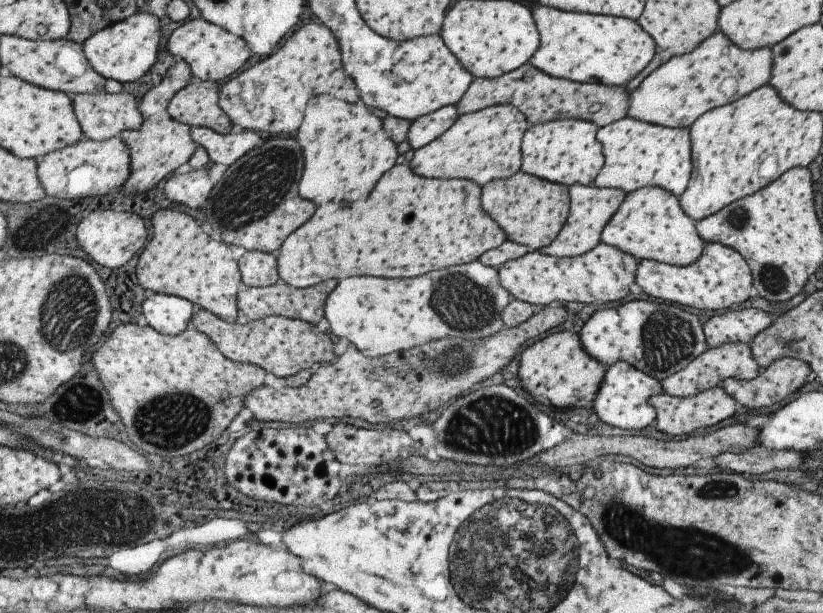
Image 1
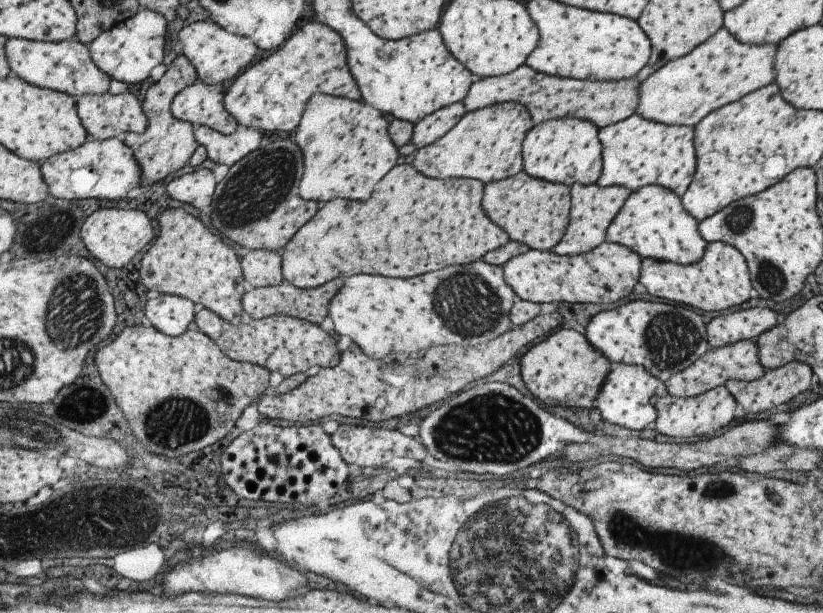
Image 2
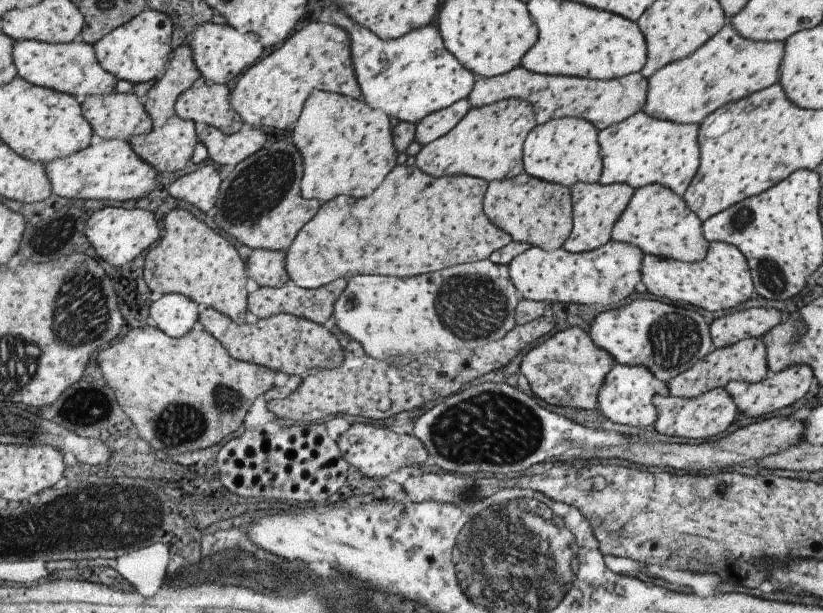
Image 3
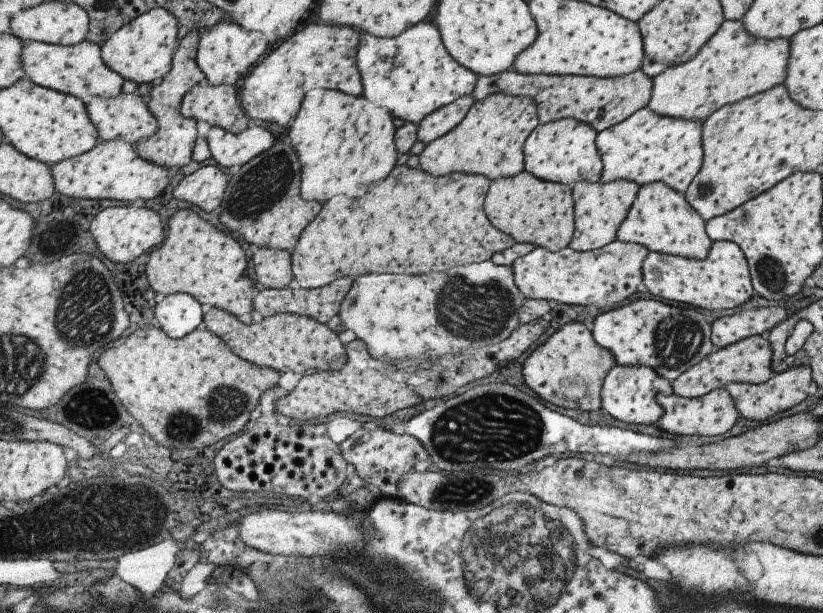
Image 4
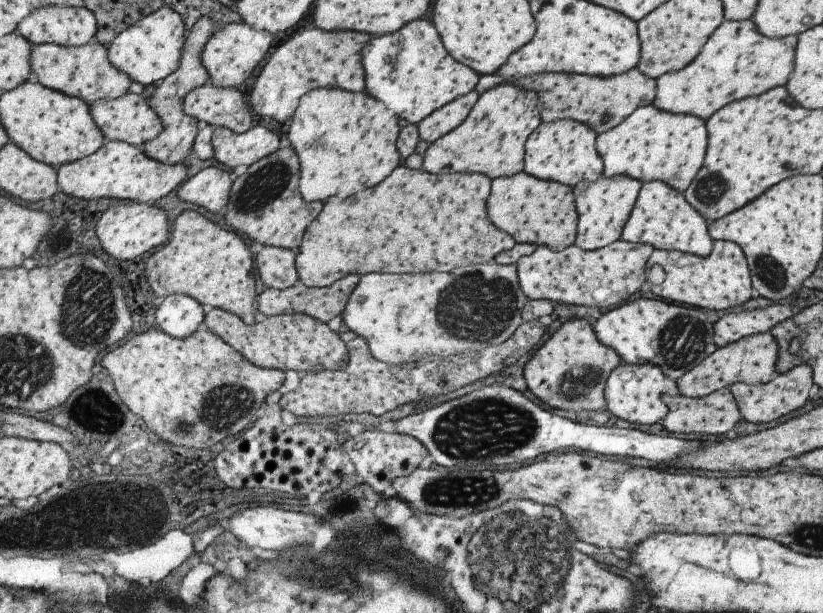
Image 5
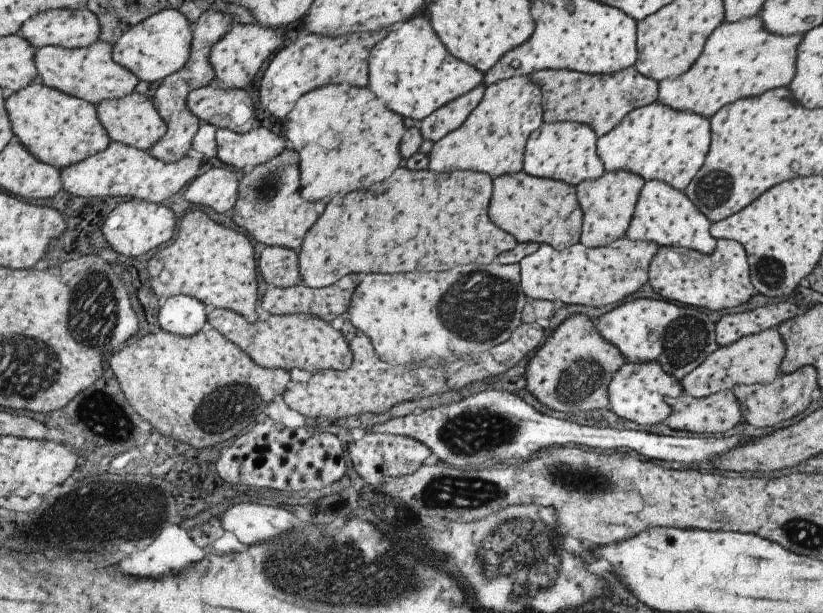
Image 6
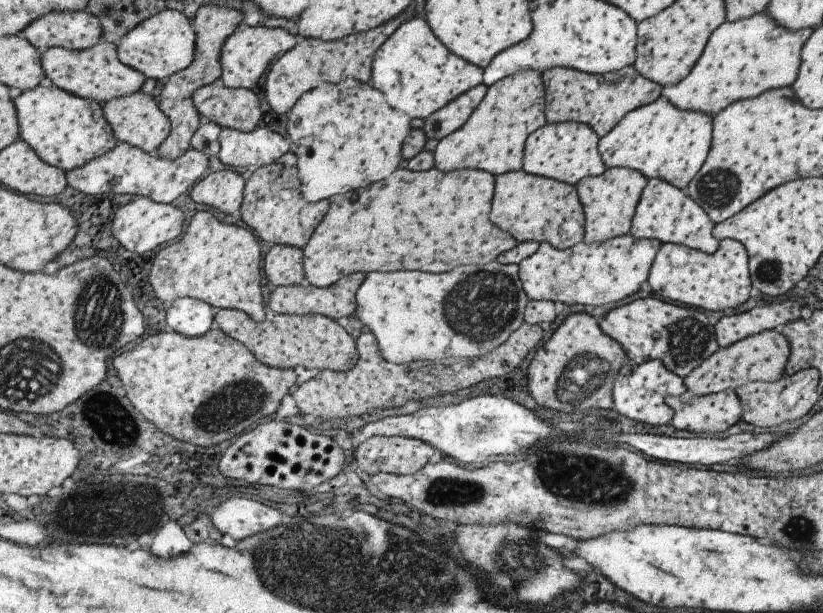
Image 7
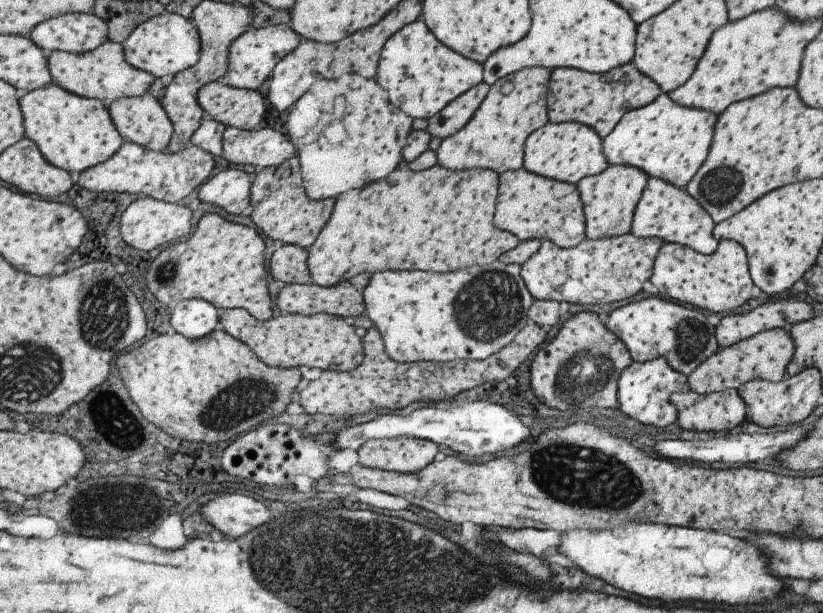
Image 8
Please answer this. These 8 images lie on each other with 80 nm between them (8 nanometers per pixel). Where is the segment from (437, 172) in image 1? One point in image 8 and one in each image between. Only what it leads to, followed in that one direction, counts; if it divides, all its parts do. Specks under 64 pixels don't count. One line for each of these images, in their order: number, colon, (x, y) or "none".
2: (485, 144)
3: (487, 142)
4: (488, 141)
5: (490, 141)
6: (491, 140)
7: (492, 139)
8: (493, 139)

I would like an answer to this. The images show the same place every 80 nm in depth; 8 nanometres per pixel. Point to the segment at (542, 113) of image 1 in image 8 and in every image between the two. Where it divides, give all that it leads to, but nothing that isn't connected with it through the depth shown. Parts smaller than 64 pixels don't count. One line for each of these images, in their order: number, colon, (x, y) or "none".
2: (602, 103)
3: (602, 103)
4: (600, 102)
5: (601, 103)
6: (600, 101)
7: (599, 101)
8: (599, 101)

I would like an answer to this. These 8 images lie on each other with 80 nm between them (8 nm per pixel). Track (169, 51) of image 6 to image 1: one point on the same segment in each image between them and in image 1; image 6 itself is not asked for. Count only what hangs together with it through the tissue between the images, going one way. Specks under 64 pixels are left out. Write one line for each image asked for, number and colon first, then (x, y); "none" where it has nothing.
1: (126, 51)
2: (128, 52)
3: (136, 52)
4: (142, 51)
5: (148, 51)

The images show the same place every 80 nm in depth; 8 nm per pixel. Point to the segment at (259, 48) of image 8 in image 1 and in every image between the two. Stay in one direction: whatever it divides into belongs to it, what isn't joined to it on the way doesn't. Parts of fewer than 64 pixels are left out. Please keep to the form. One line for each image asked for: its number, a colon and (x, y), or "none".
1: (213, 54)
2: (217, 55)
3: (220, 53)
4: (225, 53)
5: (233, 51)
6: (236, 57)
7: (244, 55)

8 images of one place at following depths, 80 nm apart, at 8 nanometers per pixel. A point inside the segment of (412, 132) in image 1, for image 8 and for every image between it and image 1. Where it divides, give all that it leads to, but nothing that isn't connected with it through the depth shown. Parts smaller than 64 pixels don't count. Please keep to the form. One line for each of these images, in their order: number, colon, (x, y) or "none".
2: (430, 128)
3: (433, 126)
4: (438, 123)
5: (446, 118)
6: (448, 117)
7: (450, 117)
8: (456, 114)

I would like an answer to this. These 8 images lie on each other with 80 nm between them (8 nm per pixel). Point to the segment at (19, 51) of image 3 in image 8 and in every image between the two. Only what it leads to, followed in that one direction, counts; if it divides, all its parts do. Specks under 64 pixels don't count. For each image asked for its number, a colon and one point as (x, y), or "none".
4: (79, 70)
5: (86, 72)
6: (91, 73)
7: (98, 73)
8: (104, 74)

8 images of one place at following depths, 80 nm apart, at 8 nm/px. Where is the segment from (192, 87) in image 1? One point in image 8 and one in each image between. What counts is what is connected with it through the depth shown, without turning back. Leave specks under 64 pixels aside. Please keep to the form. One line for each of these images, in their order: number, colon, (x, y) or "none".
2: (200, 103)
3: (209, 104)
4: (218, 105)
5: (227, 107)
6: (232, 109)
7: (236, 108)
8: (243, 109)

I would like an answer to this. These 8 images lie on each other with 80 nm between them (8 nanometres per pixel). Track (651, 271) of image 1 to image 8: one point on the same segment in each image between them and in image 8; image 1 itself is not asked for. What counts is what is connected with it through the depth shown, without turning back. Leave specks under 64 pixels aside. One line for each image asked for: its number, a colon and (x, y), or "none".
2: (720, 280)
3: (720, 281)
4: (721, 281)
5: (721, 280)
6: (720, 280)
7: (721, 280)
8: (720, 281)

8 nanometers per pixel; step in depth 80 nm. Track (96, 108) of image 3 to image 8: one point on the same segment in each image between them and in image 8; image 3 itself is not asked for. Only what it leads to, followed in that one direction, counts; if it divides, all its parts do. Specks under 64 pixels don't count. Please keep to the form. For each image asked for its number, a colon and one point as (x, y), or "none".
4: (128, 117)
5: (130, 118)
6: (134, 119)
7: (137, 119)
8: (141, 120)

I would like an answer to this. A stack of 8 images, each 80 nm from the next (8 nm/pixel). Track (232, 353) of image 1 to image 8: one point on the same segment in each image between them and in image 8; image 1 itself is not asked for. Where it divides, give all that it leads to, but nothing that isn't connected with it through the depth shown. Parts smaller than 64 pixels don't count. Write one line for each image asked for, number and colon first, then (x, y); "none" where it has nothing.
2: (281, 343)
3: (284, 343)
4: (284, 341)
5: (297, 342)
6: (298, 340)
7: (315, 341)
8: (288, 341)

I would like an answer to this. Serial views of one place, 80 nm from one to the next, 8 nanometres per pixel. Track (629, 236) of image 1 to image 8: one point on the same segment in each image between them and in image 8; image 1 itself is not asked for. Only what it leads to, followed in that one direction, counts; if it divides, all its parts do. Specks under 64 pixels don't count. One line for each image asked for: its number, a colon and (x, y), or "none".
2: (652, 223)
3: (656, 221)
4: (659, 218)
5: (660, 217)
6: (664, 215)
7: (663, 212)
8: (665, 212)

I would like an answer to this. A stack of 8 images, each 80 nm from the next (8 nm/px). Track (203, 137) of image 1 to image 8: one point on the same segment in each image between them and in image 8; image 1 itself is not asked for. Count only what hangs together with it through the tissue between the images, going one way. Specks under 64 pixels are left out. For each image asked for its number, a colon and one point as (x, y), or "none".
2: (221, 149)
3: (222, 149)
4: (227, 149)
5: (228, 148)
6: (258, 145)
7: (260, 146)
8: (265, 148)

